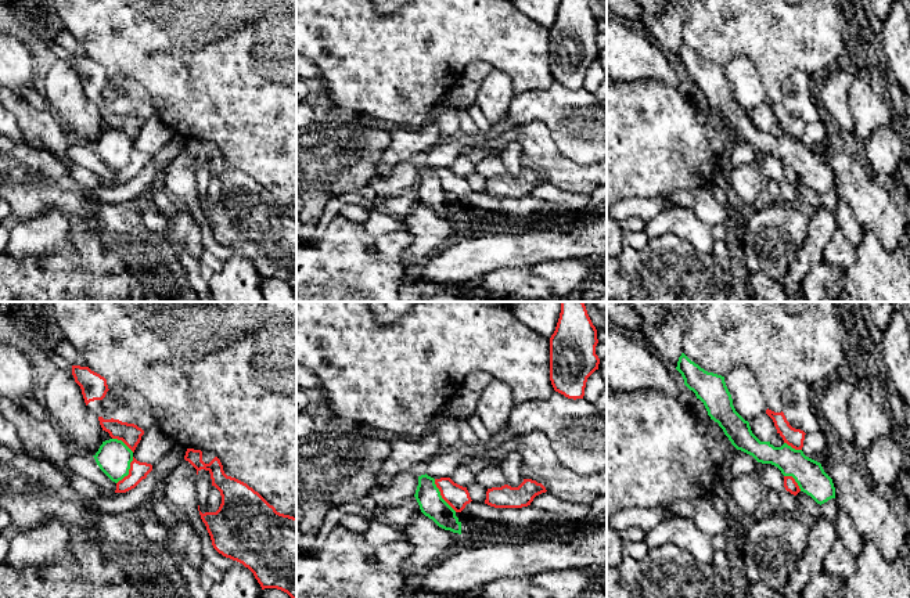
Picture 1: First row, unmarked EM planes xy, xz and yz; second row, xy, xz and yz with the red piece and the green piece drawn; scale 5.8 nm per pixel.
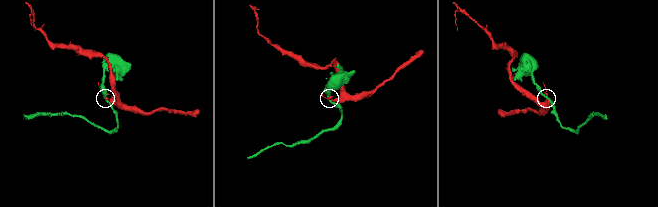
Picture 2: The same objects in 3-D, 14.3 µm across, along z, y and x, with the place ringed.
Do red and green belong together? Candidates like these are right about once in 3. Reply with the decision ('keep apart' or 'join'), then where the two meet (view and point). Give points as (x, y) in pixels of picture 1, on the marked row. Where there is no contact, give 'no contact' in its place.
keep apart; meets red in xz at (441, 494)

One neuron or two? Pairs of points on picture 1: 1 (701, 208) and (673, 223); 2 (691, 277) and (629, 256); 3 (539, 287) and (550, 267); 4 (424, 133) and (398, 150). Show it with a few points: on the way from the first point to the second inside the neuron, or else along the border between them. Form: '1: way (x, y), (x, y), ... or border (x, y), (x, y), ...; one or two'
1: border (673, 205), (693, 209), (711, 226); two
2: way (676, 277), (665, 277), (658, 270), (644, 270); one
3: border (528, 267), (550, 287); two
4: way (417, 140), (405, 144); one

